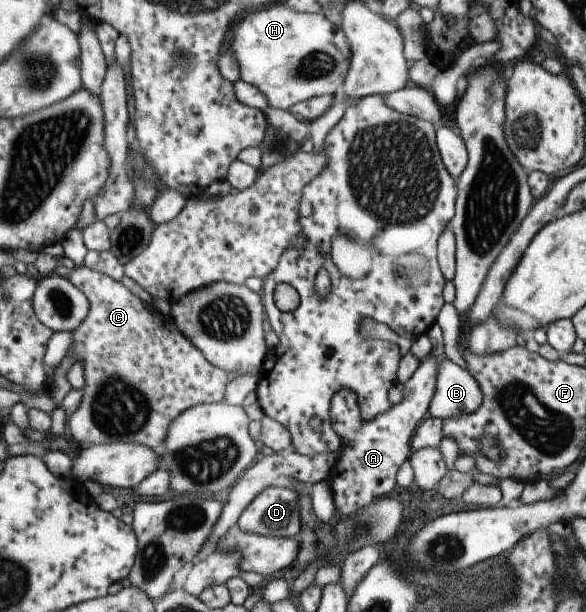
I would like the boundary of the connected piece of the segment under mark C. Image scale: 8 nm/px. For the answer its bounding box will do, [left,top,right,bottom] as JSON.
[66,264,227,449]

